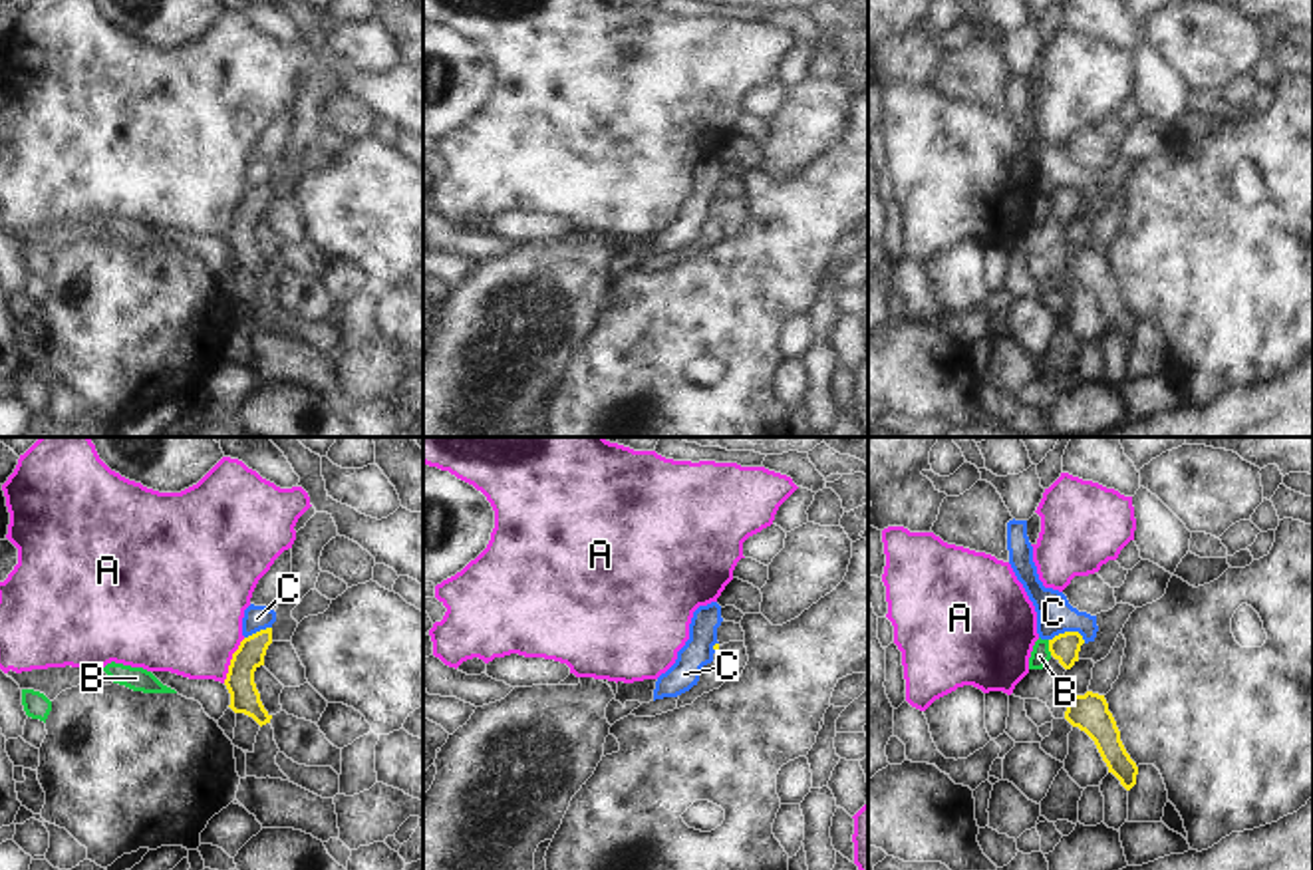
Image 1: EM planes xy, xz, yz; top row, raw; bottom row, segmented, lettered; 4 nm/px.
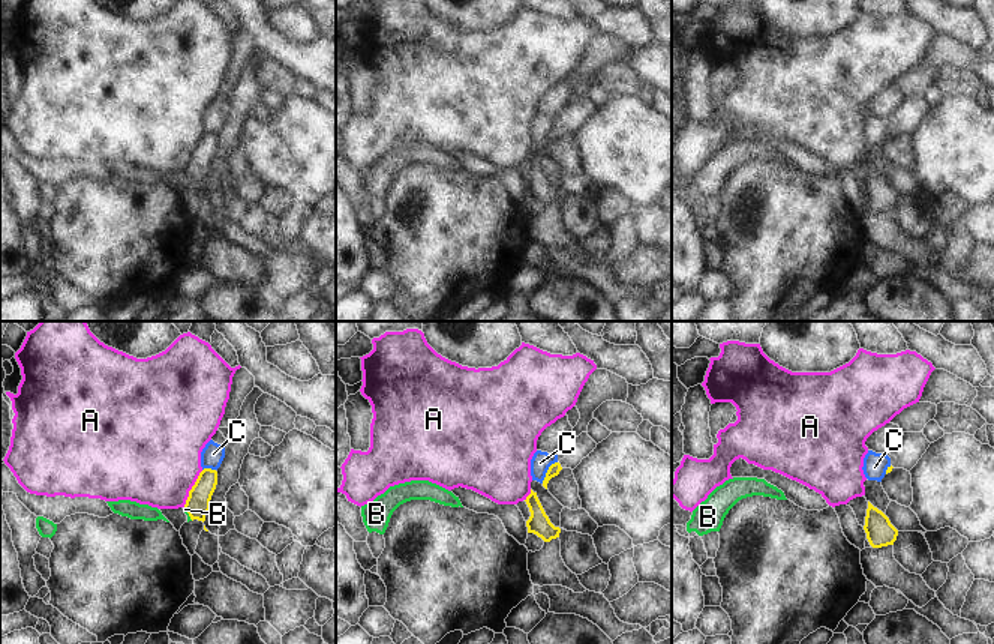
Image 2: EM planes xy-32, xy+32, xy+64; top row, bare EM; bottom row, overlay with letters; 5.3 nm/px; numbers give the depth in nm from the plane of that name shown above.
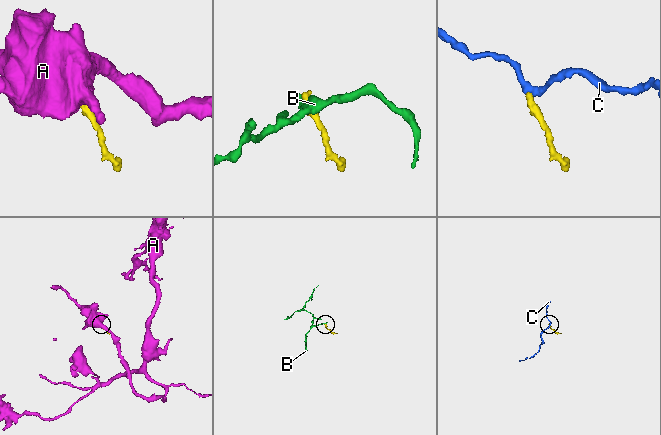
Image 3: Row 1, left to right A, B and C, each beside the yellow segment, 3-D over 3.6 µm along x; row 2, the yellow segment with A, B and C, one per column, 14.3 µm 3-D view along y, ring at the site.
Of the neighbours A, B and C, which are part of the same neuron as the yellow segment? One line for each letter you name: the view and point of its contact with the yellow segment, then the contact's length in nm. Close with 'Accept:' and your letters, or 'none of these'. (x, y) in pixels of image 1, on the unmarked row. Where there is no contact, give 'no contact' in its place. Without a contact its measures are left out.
Accept: none of these

